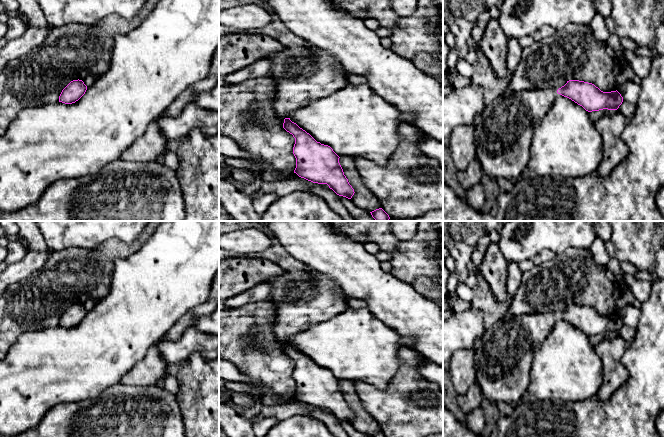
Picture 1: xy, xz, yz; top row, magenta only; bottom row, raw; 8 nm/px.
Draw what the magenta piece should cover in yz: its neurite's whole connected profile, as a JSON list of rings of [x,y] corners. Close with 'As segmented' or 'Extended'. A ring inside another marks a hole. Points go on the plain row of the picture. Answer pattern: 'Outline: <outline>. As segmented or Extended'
Outline: [[[569,304],[559,312],[529,313],[518,316],[508,315],[485,329],[482,345],[474,352],[474,368],[476,381],[480,386],[483,398],[495,404],[504,402],[516,405],[530,385],[530,368],[534,353],[550,334],[557,319],[567,321],[582,330],[586,335],[603,333],[617,334],[623,326],[623,321],[616,315],[603,316],[592,307]]]. Extended

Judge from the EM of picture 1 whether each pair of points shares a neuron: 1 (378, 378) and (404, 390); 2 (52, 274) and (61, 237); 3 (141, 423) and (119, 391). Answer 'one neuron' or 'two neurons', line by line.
1: two neurons
2: two neurons
3: one neuron

